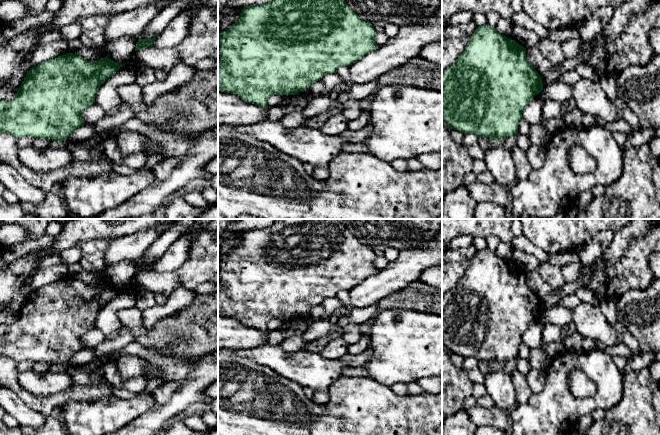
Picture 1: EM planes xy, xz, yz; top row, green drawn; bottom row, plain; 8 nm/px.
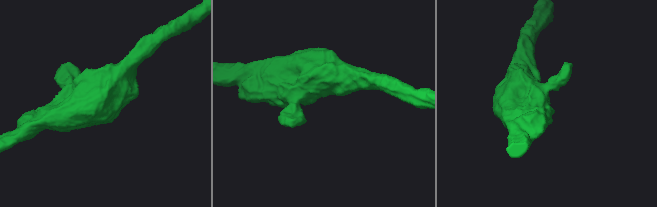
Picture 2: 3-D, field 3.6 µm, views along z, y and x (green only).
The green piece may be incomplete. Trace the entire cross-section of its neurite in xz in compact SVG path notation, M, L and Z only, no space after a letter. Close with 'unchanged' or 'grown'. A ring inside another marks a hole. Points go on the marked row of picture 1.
M271 0L260 5L244 6L240 19L227 31L218 33L219 55L221 59L221 65L218 66L218 90L238 94L238 97L247 103L268 108L267 100L271 95L297 95L301 91L310 88L314 82L322 79L324 75L336 73L339 67L349 67L365 55L376 50L379 45L374 41L375 33L374 26L360 19L344 0Z | unchanged

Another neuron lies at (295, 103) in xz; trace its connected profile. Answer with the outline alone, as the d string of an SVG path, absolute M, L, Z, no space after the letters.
M295 95L290 98L287 98L282 103L282 106L285 109L286 113L291 113L293 111L302 110L304 107L306 107L308 101L309 100L305 97Z

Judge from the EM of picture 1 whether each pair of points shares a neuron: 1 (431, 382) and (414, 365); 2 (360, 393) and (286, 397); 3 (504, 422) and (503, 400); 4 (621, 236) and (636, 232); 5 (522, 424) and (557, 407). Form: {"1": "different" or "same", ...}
{"1": "different", "2": "same", "3": "different", "4": "same", "5": "same"}

